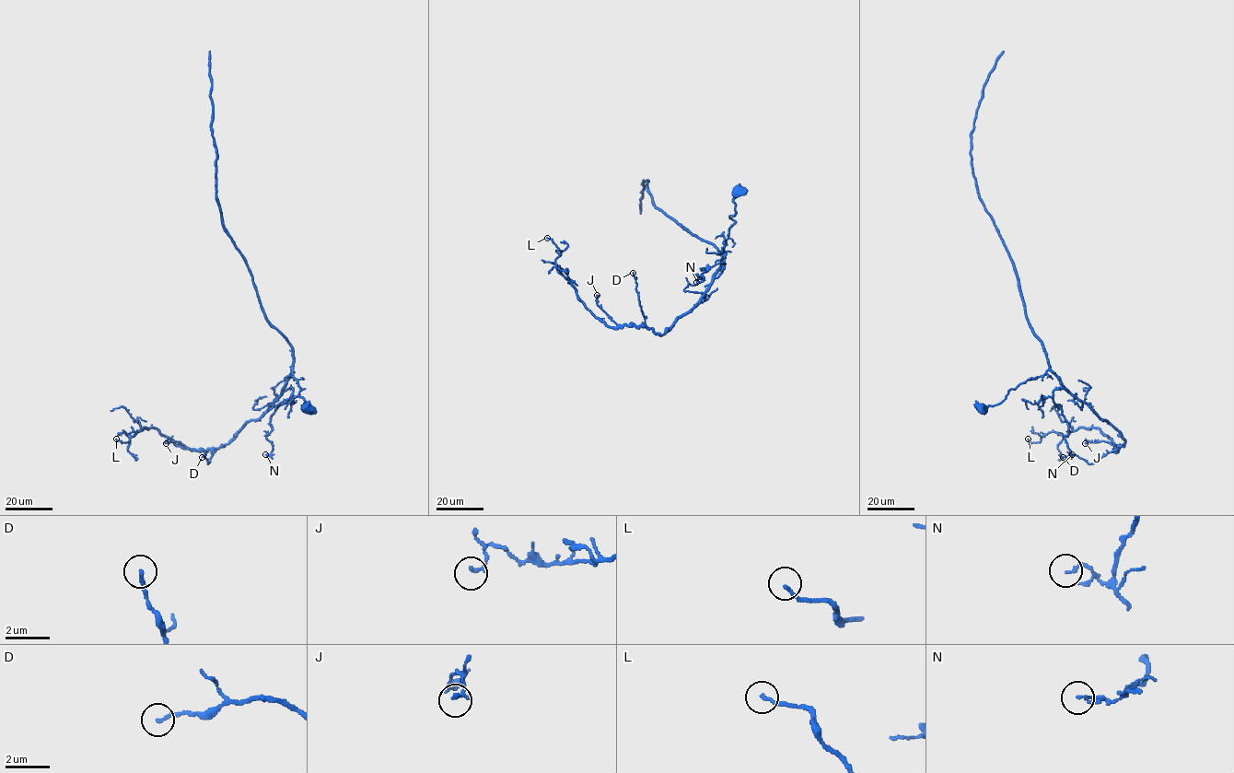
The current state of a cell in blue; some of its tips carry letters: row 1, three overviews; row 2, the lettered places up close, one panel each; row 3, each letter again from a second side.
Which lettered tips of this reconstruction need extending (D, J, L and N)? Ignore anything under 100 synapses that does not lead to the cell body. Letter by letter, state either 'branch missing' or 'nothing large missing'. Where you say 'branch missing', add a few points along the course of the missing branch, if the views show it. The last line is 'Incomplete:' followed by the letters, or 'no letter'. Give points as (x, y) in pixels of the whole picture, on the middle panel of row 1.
D: nothing large missing
J: nothing large missing
L: nothing large missing
N: nothing large missing
Incomplete: no letter

